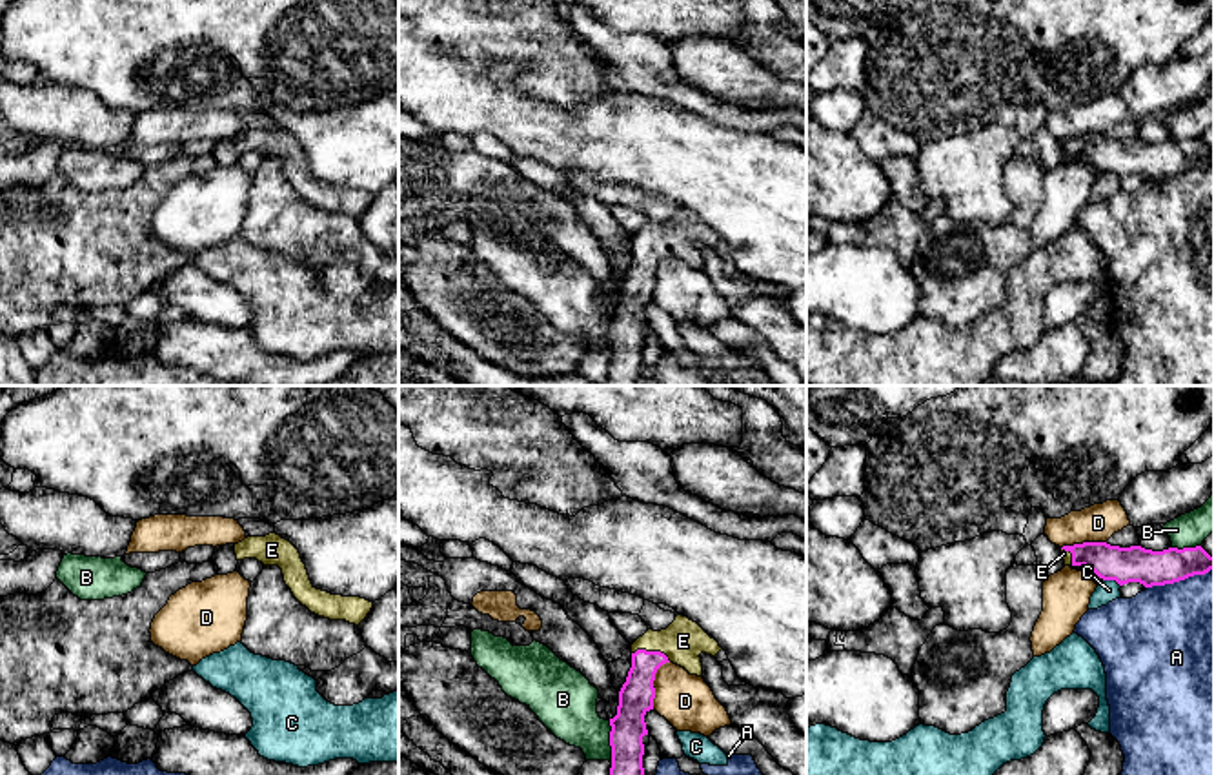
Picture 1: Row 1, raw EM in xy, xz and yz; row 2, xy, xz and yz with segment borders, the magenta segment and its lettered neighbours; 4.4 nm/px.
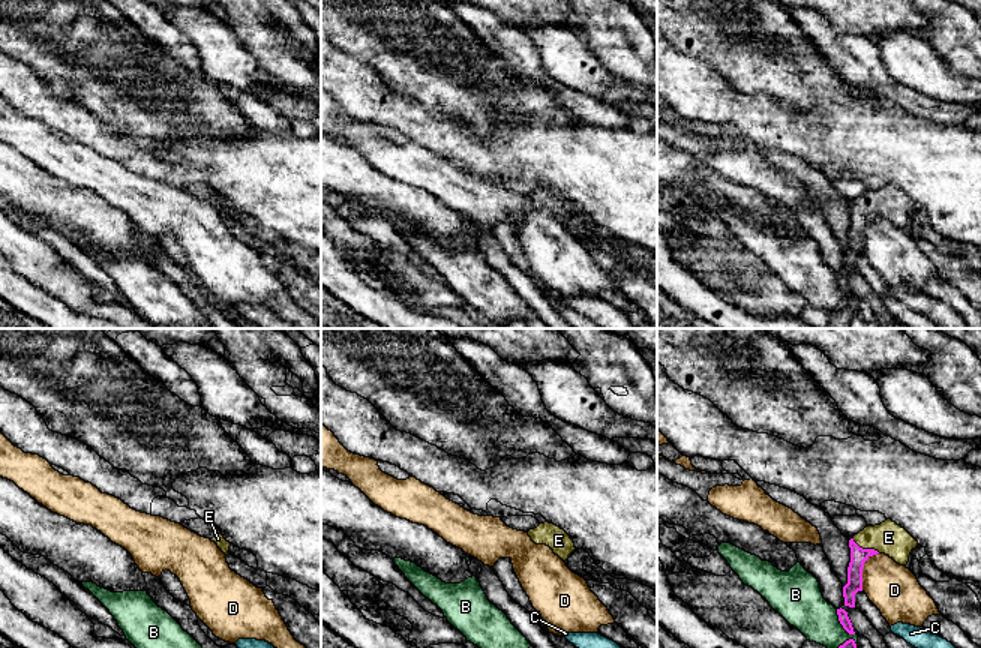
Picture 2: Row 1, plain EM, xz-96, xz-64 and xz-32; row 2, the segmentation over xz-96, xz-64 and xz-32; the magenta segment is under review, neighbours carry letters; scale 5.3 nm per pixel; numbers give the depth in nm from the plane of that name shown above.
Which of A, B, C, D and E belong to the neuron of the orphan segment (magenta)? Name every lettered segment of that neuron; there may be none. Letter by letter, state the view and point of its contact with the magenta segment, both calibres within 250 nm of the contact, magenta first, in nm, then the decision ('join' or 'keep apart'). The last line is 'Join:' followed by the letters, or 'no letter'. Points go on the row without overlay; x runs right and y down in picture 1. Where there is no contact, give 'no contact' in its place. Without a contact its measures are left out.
A: contact yz (1180, 171); calibres 160 and 480 nm; keep apart
B: contact xz (610, 333); calibres 160 and 280 nm; keep apart
C: contact yz (1112, 171); calibres 160 and 90 nm; keep apart
D: contact xz (652, 277); calibres 160 and 240 nm; keep apart
E: contact xz (652, 244); calibres 160 and 190 nm; join
Join: E

